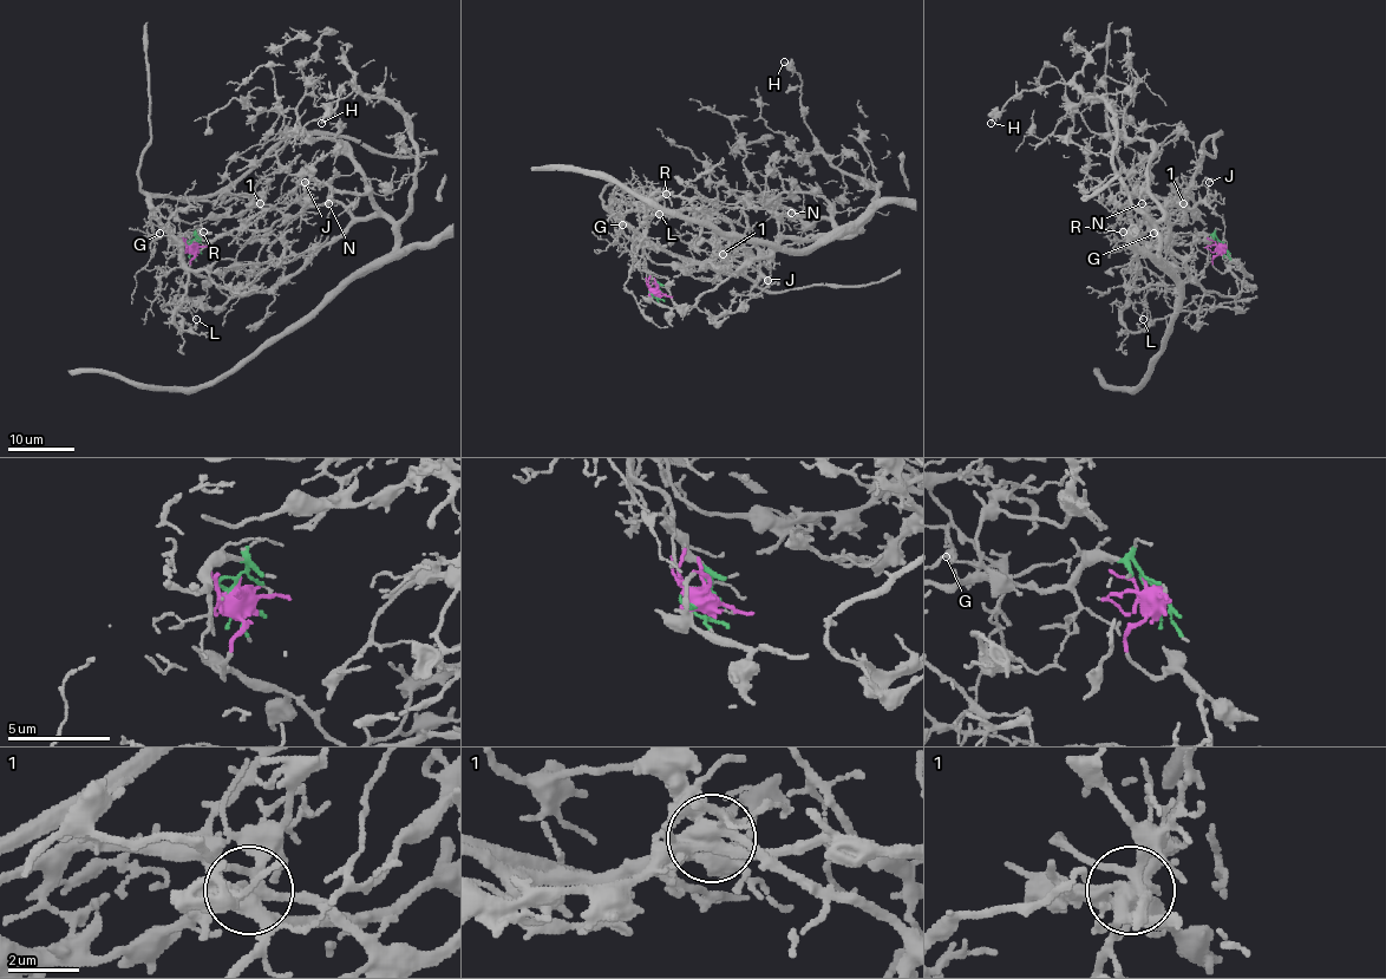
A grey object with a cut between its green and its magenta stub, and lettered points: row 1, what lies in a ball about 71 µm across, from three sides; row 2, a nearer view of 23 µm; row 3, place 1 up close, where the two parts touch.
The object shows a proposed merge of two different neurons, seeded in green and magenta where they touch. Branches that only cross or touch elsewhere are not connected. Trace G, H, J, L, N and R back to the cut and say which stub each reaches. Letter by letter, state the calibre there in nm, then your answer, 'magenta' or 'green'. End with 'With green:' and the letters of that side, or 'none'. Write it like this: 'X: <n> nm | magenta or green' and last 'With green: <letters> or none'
G: 200 nm | green
H: 140 nm | magenta
J: 150 nm | green
L: 90 nm | green
N: 130 nm | magenta
R: 190 nm | green
With green: G, J, L, R

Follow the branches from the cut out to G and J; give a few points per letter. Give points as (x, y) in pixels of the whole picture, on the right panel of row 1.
G: (1222, 249), (1213, 235), (1203, 234), (1188, 243), (1139, 241), (1132, 209), (1144, 209), (1155, 221), (1152, 234)
J: (1222, 249), (1203, 234), (1139, 241), (1131, 221), (1139, 195), (1190, 195), (1191, 209), (1208, 182)

